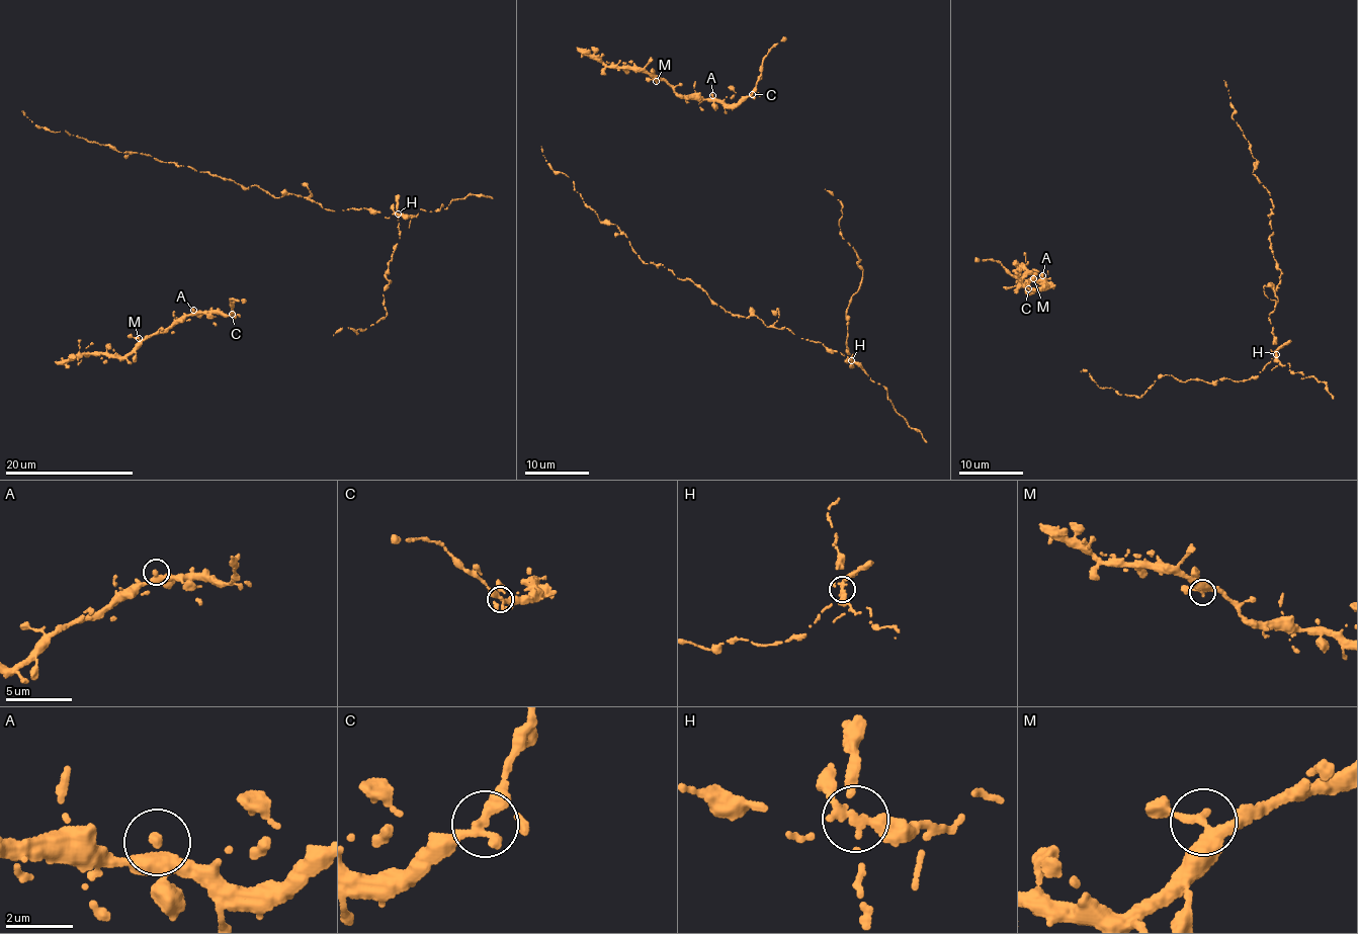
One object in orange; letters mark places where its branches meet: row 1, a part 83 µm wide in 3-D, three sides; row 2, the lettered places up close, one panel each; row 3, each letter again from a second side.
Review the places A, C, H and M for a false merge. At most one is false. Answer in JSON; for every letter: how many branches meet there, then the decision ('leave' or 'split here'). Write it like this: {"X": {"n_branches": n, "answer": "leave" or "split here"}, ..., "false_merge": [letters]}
{"A": {"n_branches": 3, "answer": "leave"}, "C": {"n_branches": 3, "answer": "leave"}, "H": {"n_branches": 3, "answer": "split here"}, "M": {"n_branches": 3, "answer": "leave"}, "false_merge": ["H"]}

